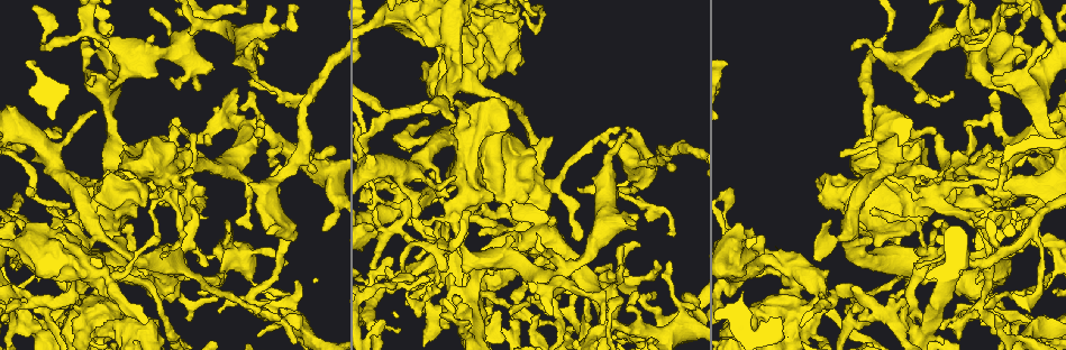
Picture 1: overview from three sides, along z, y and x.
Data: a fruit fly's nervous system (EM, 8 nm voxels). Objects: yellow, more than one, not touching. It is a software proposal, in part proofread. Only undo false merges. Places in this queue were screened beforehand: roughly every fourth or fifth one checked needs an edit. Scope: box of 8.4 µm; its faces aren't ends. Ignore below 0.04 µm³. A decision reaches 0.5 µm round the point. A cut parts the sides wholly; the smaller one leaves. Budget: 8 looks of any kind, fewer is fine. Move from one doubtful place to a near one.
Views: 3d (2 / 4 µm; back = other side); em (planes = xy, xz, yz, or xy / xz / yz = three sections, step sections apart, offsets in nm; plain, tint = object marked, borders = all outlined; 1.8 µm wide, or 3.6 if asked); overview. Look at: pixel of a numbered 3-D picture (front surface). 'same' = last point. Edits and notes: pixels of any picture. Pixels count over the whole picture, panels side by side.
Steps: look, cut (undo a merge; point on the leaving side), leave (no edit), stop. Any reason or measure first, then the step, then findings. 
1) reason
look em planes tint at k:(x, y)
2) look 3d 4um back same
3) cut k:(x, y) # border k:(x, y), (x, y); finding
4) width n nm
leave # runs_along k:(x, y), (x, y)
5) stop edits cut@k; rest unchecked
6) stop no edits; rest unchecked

closes a loop
look em planes tint at 1:(68, 297)

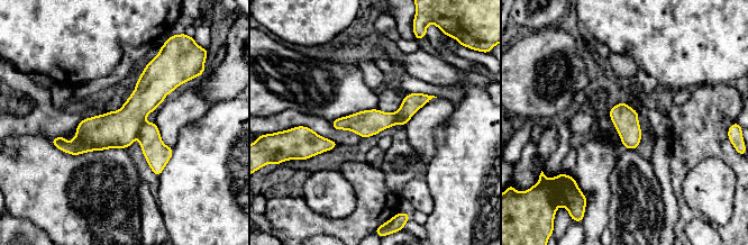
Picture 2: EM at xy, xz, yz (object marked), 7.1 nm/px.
width 180 nm
leave # runs_along 2:(176, 82), (115, 129), (58, 139); all the same neuron

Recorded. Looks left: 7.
look 3d 2um back at 1:(481, 13)

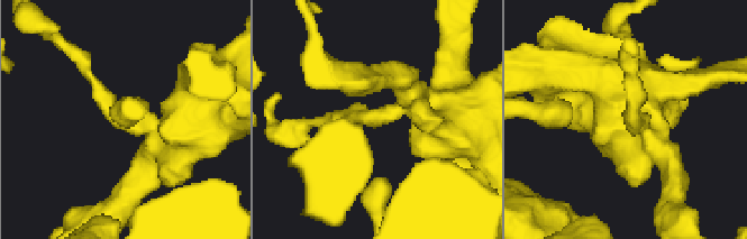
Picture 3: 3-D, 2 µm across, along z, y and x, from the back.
now the EM
look em xy step 8 plain at 3:(633, 123)

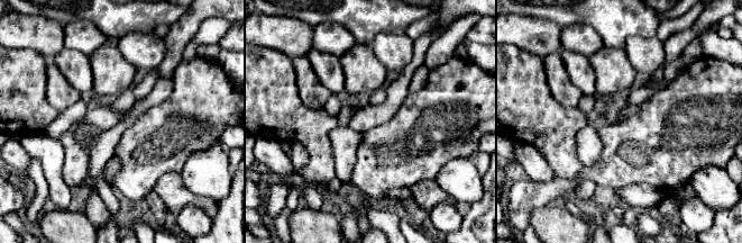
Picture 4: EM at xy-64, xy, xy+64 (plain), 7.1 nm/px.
with the object marked
look em xy step 8 tint same

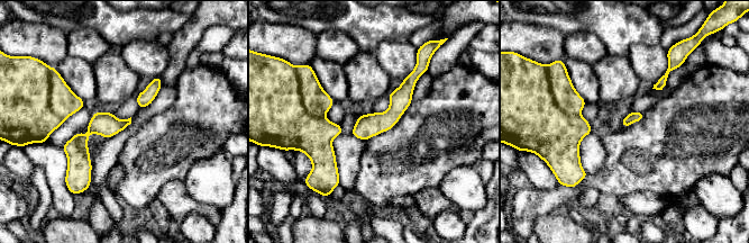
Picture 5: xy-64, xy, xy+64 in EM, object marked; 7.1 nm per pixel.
leave # runs_along 5:(417, 74), (382, 122), (355, 132); one neuron here

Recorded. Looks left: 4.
sharp bend
look em planes tint at 1:(86, 32)

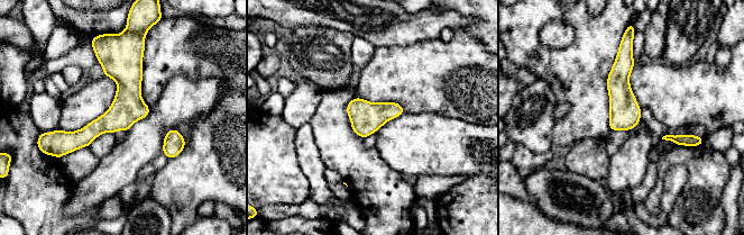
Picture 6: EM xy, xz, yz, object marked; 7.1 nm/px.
width 220 nm
leave # runs_along 6:(116, 50), (124, 104), (64, 151); all the same neuron

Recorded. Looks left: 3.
stop no edits; rest unchecked

